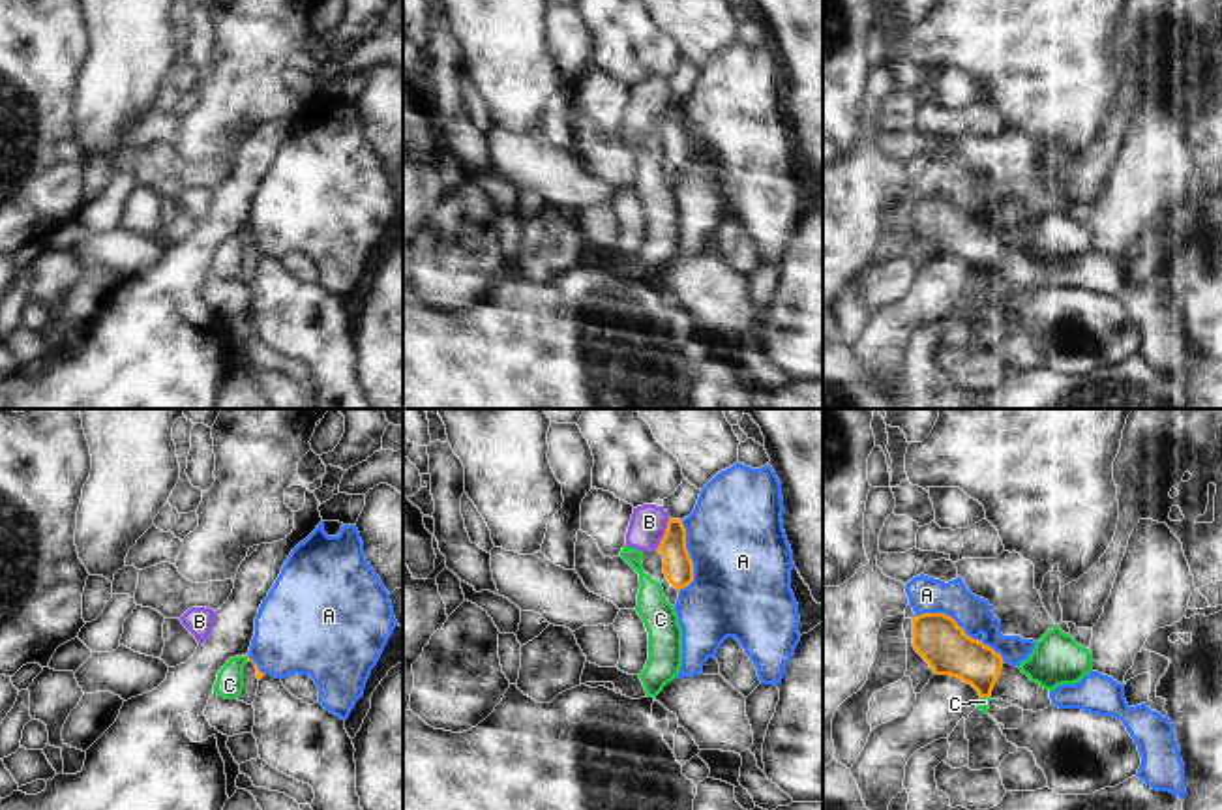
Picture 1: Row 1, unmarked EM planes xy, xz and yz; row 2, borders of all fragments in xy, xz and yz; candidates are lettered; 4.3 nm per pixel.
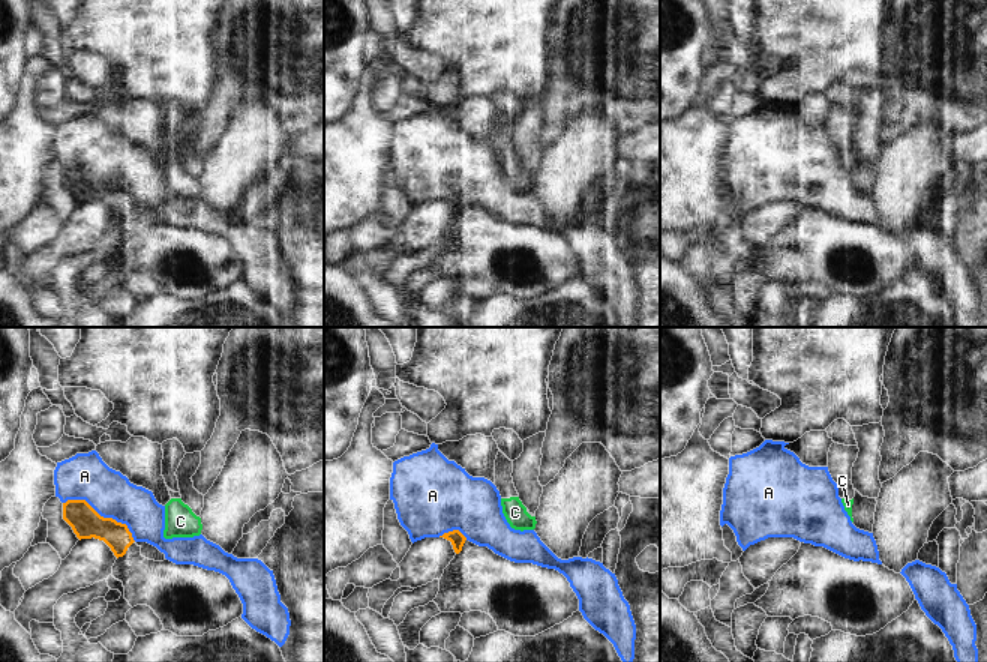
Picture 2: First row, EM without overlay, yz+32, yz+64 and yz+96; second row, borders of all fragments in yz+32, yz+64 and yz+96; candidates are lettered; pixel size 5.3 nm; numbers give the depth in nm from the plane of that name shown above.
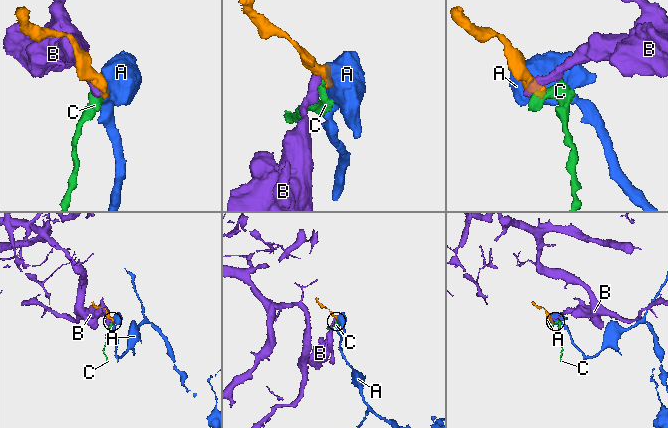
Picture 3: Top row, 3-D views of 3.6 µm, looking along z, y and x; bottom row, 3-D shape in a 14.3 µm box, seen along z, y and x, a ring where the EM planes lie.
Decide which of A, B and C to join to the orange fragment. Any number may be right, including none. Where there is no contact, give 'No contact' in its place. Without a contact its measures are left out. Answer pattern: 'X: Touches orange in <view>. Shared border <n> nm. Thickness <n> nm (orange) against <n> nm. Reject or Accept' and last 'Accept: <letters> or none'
A: Touches orange in xz. Shared border 320 nm. Thickness 130 nm (orange) against 420 nm. Reject
B: Touches orange in xz. Shared border 150 nm. Thickness 130 nm (orange) against 160 nm. Reject
C: Touches orange in yz. Shared border 40 nm. Thickness 200 nm (orange) against 50 nm. Reject
Accept: none

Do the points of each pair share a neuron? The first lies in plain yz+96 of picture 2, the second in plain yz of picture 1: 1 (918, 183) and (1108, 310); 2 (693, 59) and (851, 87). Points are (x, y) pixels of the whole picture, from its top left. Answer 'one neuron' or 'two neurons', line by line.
1: two neurons
2: one neuron

